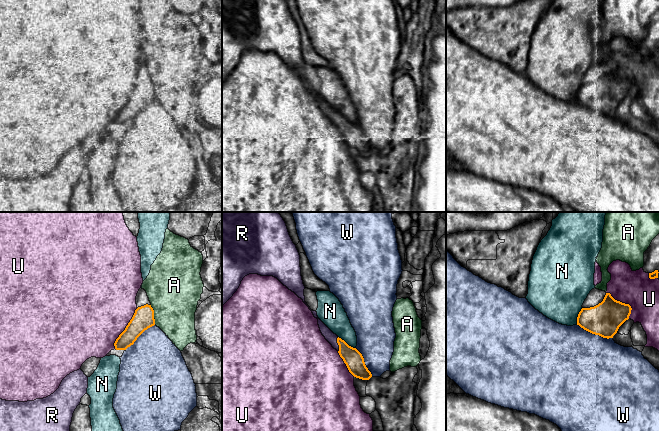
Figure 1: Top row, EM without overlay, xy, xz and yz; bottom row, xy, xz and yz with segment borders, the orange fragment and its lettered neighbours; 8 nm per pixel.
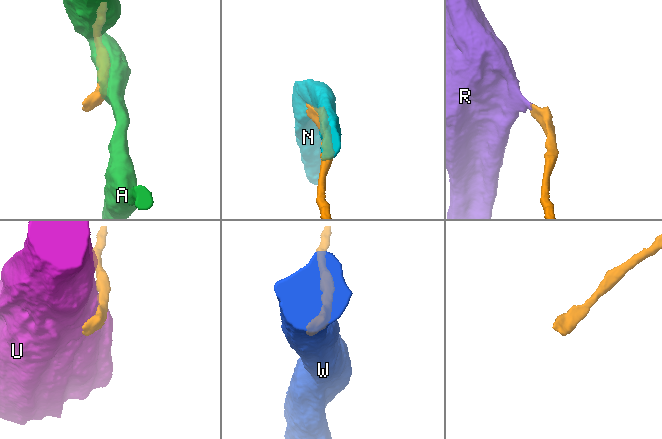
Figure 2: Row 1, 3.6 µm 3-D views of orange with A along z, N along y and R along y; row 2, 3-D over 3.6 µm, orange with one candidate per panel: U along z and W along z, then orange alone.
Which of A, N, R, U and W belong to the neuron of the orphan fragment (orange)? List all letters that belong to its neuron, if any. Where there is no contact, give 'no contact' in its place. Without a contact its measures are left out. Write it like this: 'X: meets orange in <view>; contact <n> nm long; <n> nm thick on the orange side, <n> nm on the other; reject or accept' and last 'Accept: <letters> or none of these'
A: meets orange in xy; contact 170 nm long; 170 nm thick on the orange side, 420 nm on the other; reject
N: meets orange in xz; contact 170 nm long; 150 nm thick on the orange side, 200 nm on the other; reject
R: meets orange in xz; contact 120 nm long; 150 nm thick on the orange side, 80 nm on the other; accept
U: meets orange in xy; contact 380 nm long; 170 nm thick on the orange side, 500 nm on the other; reject
W: meets orange in yz; contact 300 nm long; 260 nm thick on the orange side, 500 nm on the other; reject
Accept: R

